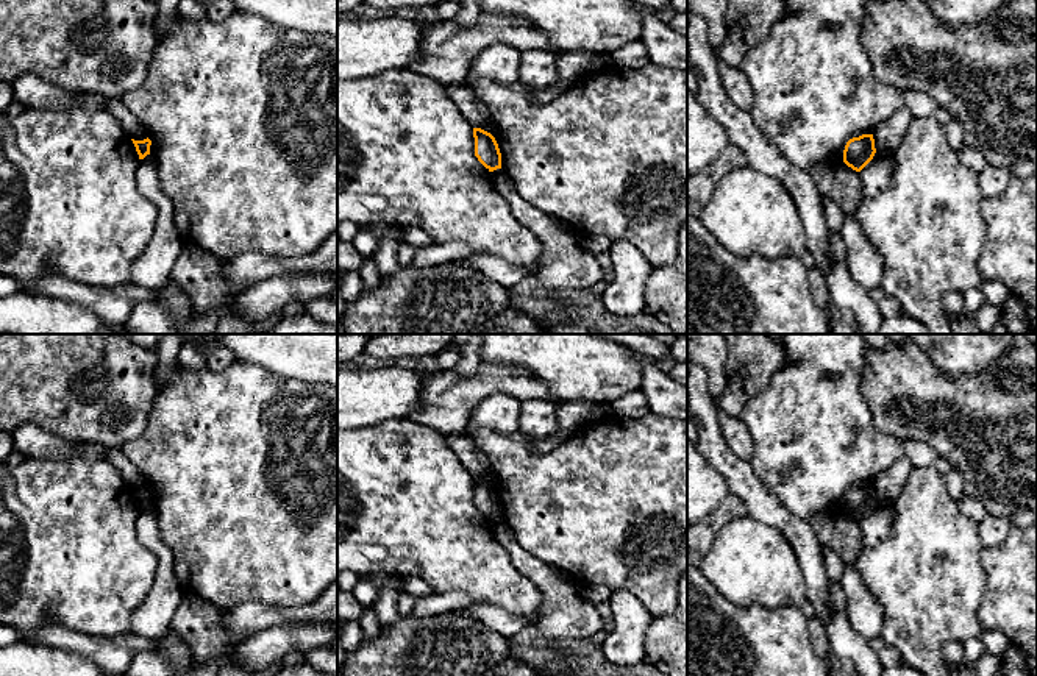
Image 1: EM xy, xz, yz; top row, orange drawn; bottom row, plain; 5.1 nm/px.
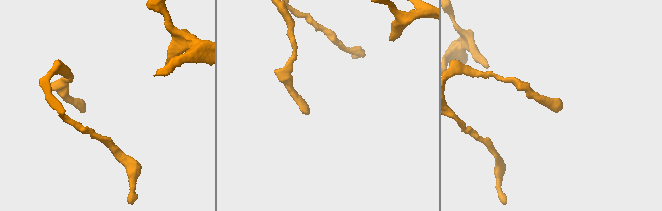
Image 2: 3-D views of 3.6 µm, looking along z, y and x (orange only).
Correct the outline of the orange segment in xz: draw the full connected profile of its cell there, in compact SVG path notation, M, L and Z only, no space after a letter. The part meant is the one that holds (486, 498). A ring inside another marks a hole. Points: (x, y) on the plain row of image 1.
M473 478L473 487L475 487L475 506L478 507L478 511L489 521L501 518L501 503L495 487L481 478Z

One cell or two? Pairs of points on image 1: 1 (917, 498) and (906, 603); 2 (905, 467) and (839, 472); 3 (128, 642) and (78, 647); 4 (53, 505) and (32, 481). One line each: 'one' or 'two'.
1: one
2: two
3: one
4: one

